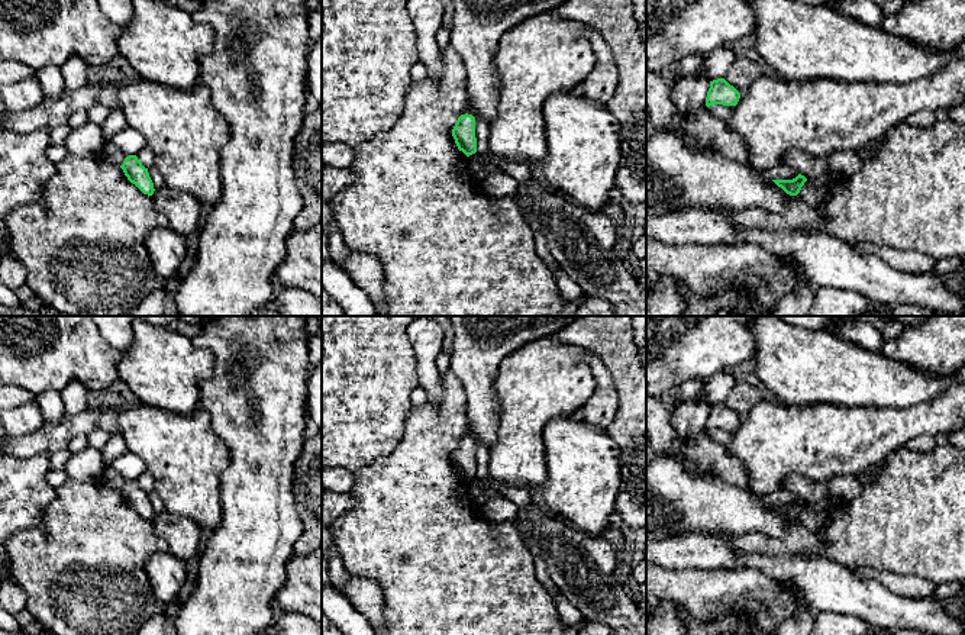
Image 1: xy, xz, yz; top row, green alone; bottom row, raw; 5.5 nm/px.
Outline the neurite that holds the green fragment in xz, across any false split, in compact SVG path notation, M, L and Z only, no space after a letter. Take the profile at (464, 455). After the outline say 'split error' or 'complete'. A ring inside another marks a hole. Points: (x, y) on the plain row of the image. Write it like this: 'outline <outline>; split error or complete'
outline M461 439L452 454L452 461L459 476L467 481L477 477L475 442L472 439Z; complete

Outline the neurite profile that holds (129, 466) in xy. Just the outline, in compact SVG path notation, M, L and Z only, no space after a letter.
M130 451L117 457L110 464L110 467L114 468L126 481L138 480L139 476L146 471L143 460L141 460Z

